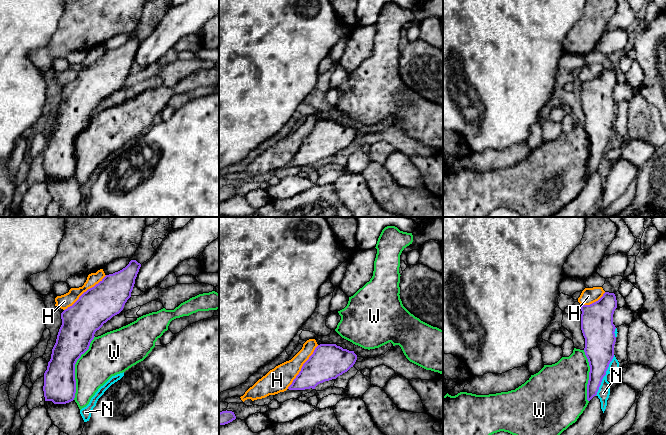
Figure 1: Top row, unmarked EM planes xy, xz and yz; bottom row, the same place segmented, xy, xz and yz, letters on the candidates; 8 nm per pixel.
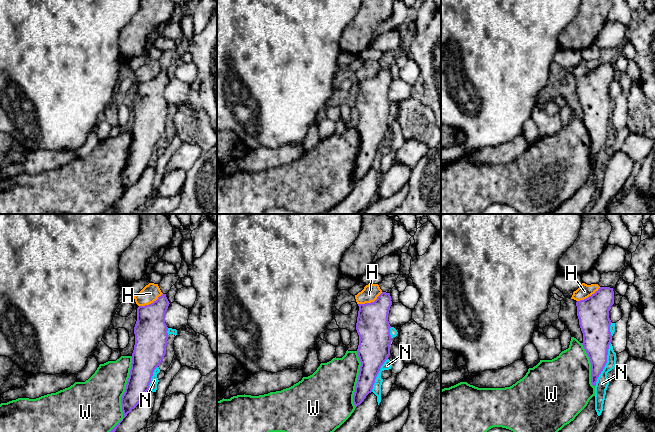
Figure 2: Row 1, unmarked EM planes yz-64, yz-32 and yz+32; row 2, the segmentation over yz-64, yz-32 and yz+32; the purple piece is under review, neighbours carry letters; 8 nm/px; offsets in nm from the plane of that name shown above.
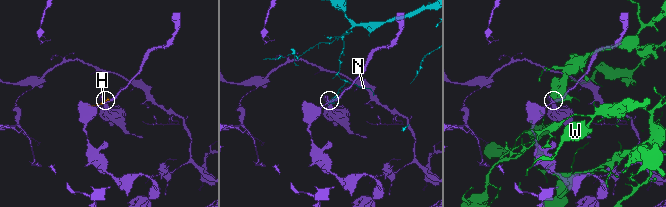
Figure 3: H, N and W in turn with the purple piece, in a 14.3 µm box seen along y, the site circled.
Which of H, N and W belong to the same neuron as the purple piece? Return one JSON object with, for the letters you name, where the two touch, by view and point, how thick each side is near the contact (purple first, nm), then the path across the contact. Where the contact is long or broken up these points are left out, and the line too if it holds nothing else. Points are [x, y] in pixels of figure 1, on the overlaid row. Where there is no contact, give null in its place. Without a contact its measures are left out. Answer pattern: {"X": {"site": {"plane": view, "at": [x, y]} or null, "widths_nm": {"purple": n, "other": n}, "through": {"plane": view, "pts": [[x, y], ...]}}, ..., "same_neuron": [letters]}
{"same_neuron": []}

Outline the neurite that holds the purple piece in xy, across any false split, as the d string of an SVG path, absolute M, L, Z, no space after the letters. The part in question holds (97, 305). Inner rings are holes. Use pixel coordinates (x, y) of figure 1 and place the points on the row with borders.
M131 260L122 270L106 275L61 313L62 325L44 373L45 401L66 404L76 393L75 364L104 323L119 314L131 297L141 264Z

